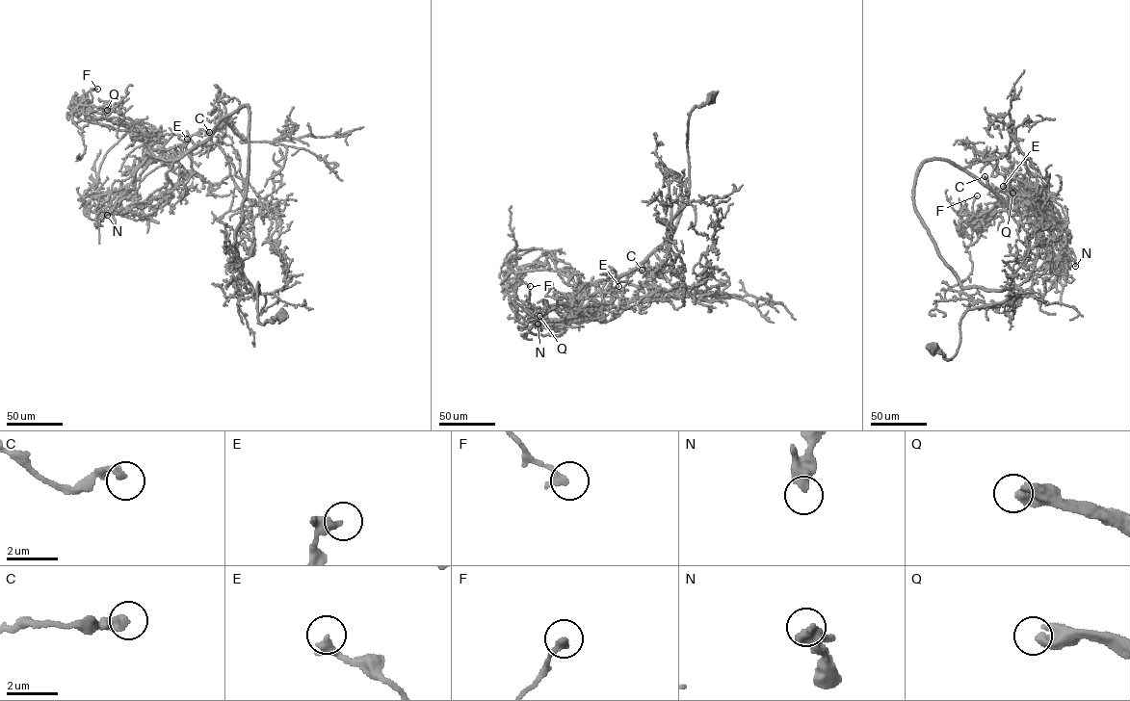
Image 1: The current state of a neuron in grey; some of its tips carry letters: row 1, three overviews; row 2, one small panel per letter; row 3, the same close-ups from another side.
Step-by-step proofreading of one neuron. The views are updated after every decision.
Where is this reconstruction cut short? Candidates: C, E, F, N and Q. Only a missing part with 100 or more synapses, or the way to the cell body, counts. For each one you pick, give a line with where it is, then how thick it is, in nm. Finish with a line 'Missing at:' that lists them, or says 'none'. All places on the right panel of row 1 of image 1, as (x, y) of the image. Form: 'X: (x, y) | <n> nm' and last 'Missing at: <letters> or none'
Q: (1012, 193) | 340 nm
Missing at: Q

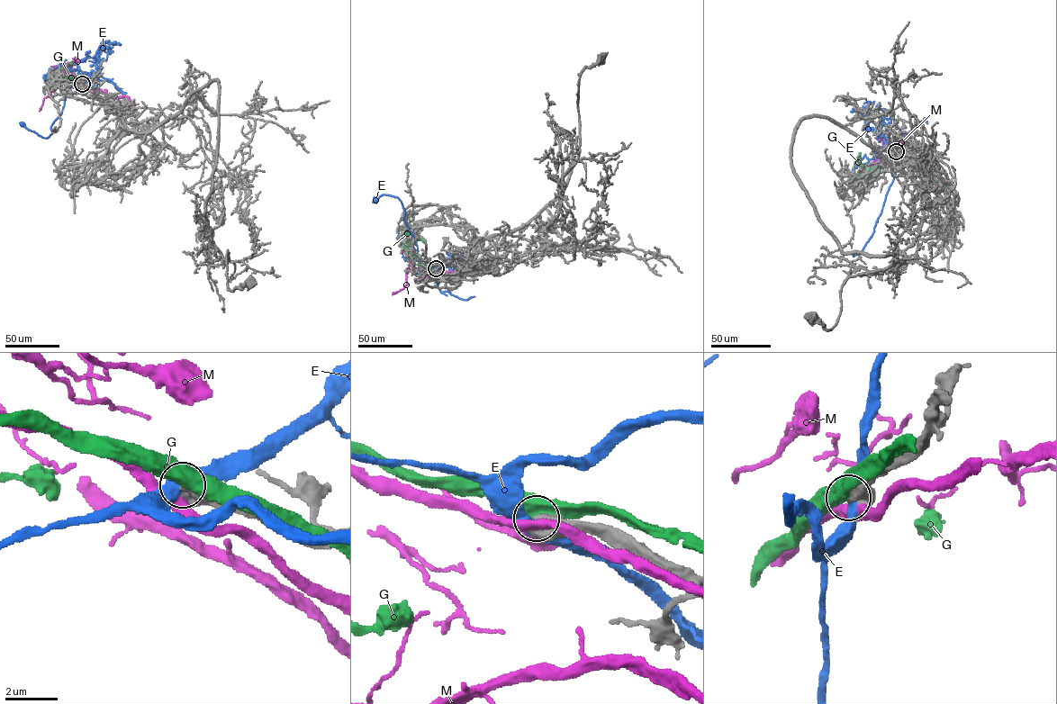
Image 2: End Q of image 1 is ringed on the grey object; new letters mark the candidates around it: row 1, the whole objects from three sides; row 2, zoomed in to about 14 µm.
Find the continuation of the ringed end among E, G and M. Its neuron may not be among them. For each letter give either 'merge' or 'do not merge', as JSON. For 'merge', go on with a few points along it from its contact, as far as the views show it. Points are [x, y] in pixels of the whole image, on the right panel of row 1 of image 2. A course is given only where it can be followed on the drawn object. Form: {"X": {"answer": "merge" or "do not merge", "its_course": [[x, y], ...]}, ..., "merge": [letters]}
{"E": {"answer": "do not merge"}, "G": {"answer": "do not merge"}, "M": {"answer": "do not merge"}, "merge": []}

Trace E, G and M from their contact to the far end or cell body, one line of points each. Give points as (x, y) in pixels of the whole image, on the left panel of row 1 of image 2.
E: (82, 84), (67, 90), (62, 112), (51, 125), (52, 133), (48, 137), (40, 136), (22, 124)
G: (83, 83), (58, 74), (54, 77), (58, 81), (67, 79)
M: (82, 84), (112, 97), (103, 100), (94, 96), (59, 69), (52, 83), (53, 89), (44, 98), (40, 111)

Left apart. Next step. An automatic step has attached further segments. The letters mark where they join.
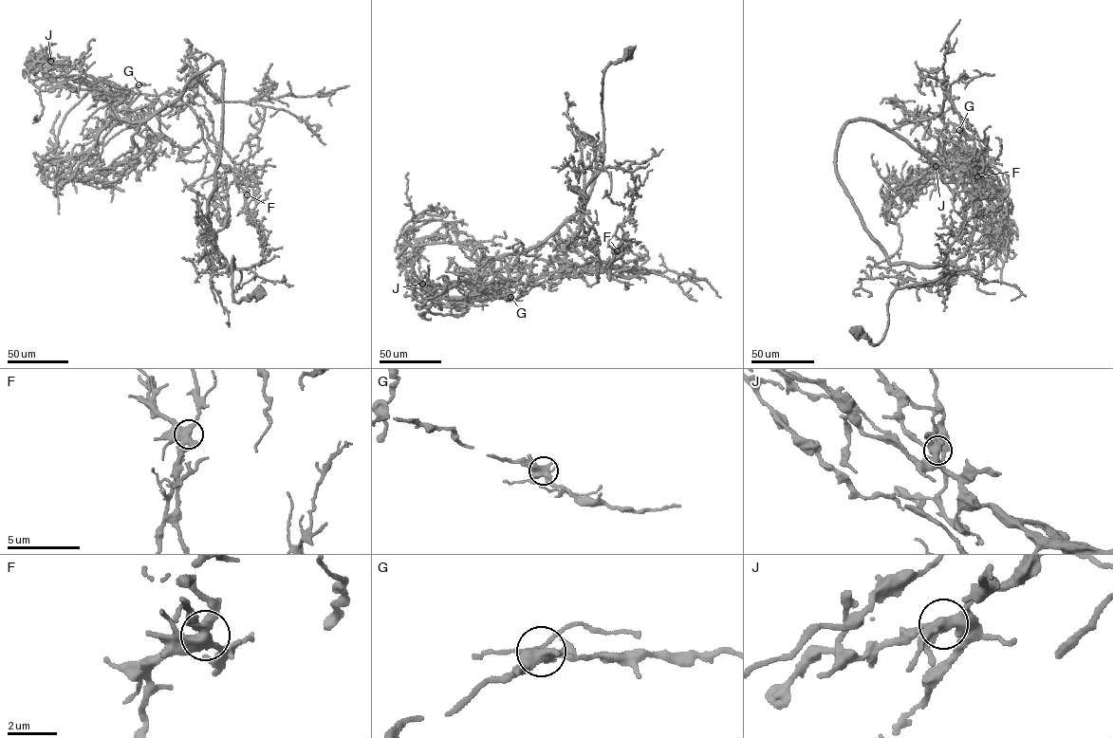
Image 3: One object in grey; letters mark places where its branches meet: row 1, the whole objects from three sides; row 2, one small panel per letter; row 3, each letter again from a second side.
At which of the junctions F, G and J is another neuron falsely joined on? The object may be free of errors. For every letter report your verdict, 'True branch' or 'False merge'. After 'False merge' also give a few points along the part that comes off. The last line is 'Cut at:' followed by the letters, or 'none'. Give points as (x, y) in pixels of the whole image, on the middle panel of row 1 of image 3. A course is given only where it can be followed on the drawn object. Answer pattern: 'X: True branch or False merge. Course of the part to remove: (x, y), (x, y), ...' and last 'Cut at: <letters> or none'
F: True branch
G: True branch
J: True branch
Cut at: none

